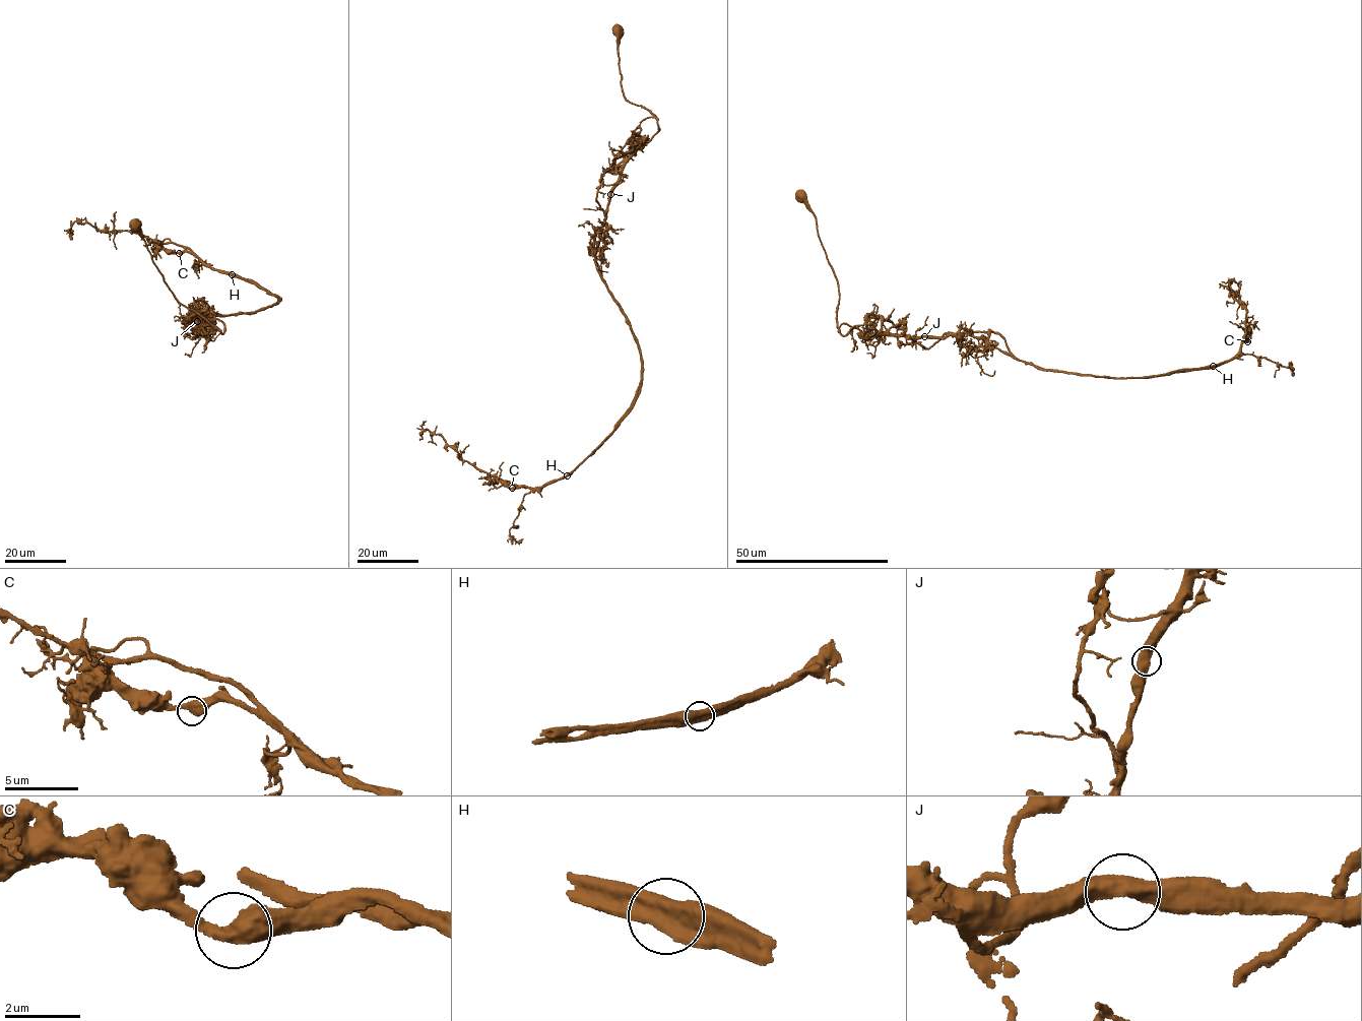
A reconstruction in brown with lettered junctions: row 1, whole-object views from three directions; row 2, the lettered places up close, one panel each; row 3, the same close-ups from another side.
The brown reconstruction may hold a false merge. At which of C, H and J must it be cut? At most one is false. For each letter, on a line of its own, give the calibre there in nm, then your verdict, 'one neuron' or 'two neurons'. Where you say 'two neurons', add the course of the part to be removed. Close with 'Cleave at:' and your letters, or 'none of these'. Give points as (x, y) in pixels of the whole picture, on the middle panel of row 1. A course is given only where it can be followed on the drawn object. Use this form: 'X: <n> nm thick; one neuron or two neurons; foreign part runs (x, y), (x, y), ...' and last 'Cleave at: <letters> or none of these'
C: 550 nm thick; one neuron
H: 600 nm thick; two neurons; foreign part runs (567, 475), (617, 427), (642, 383), (641, 353), (594, 253), (604, 221), (601, 177), (655, 117), (641, 108)
J: 550 nm thick; one neuron
Cleave at: H

